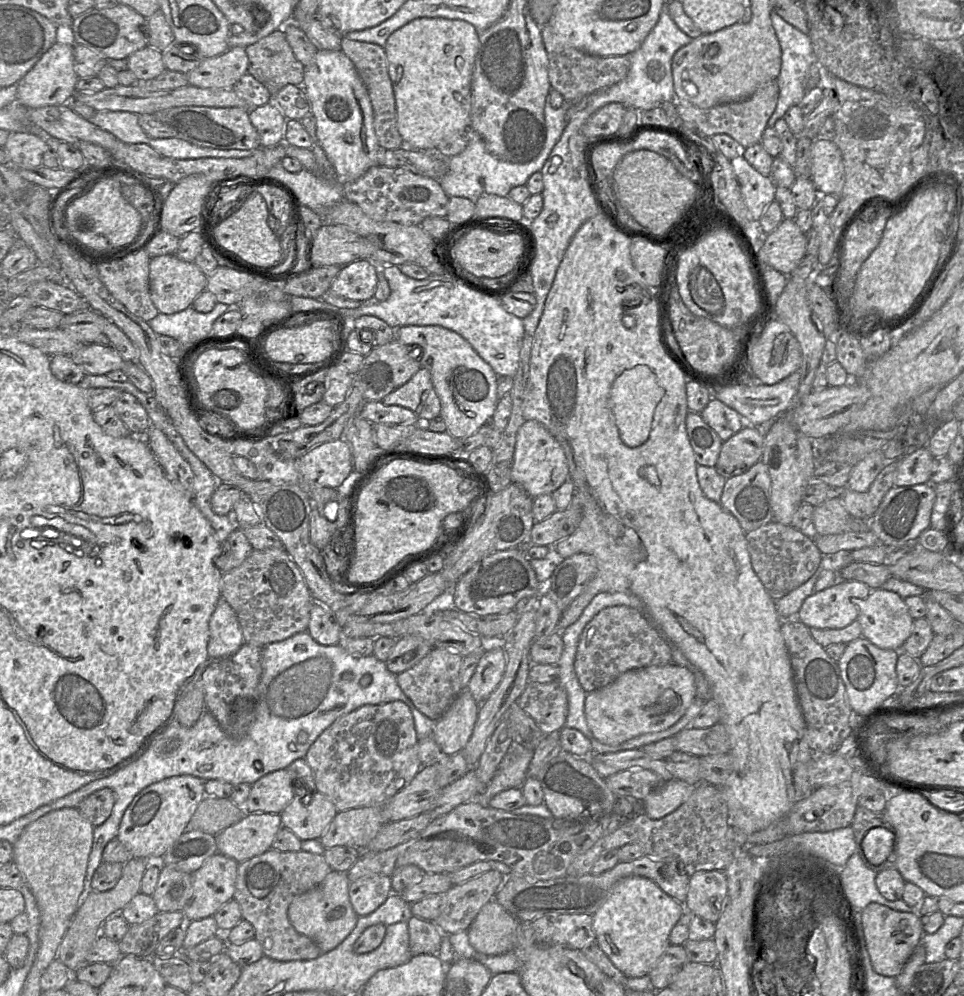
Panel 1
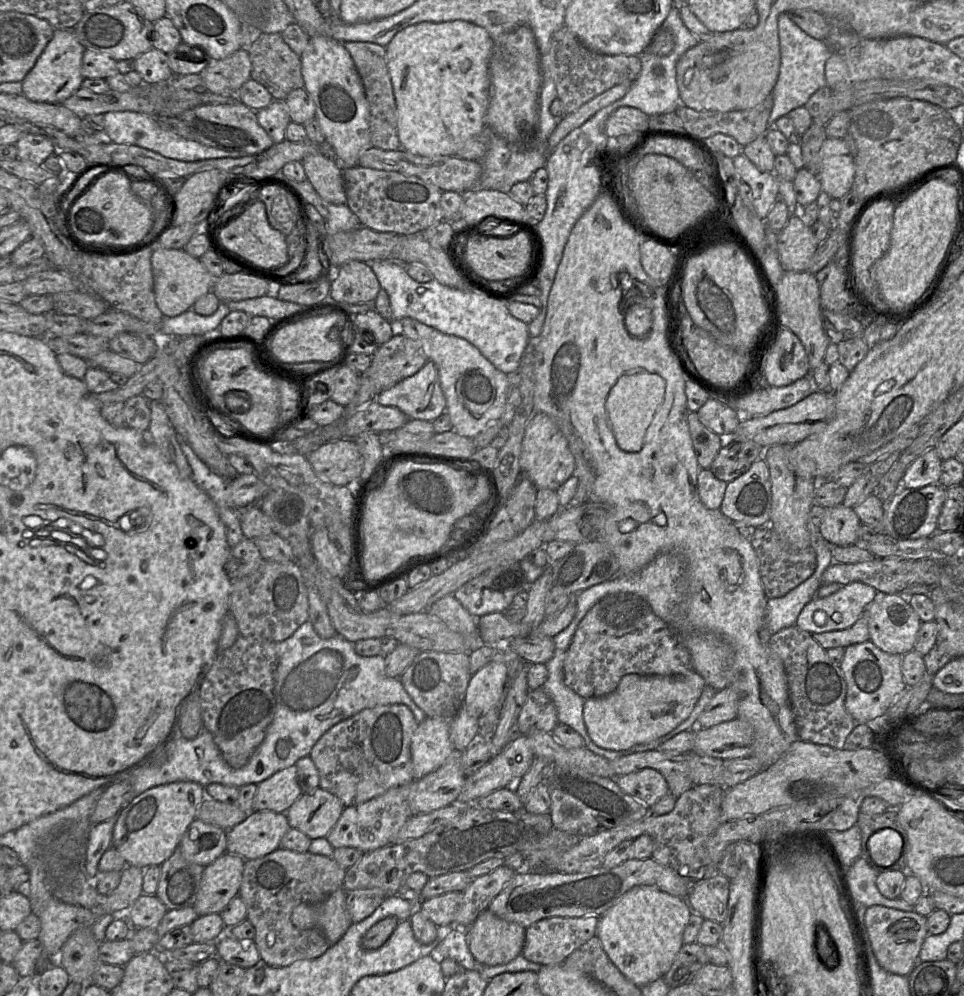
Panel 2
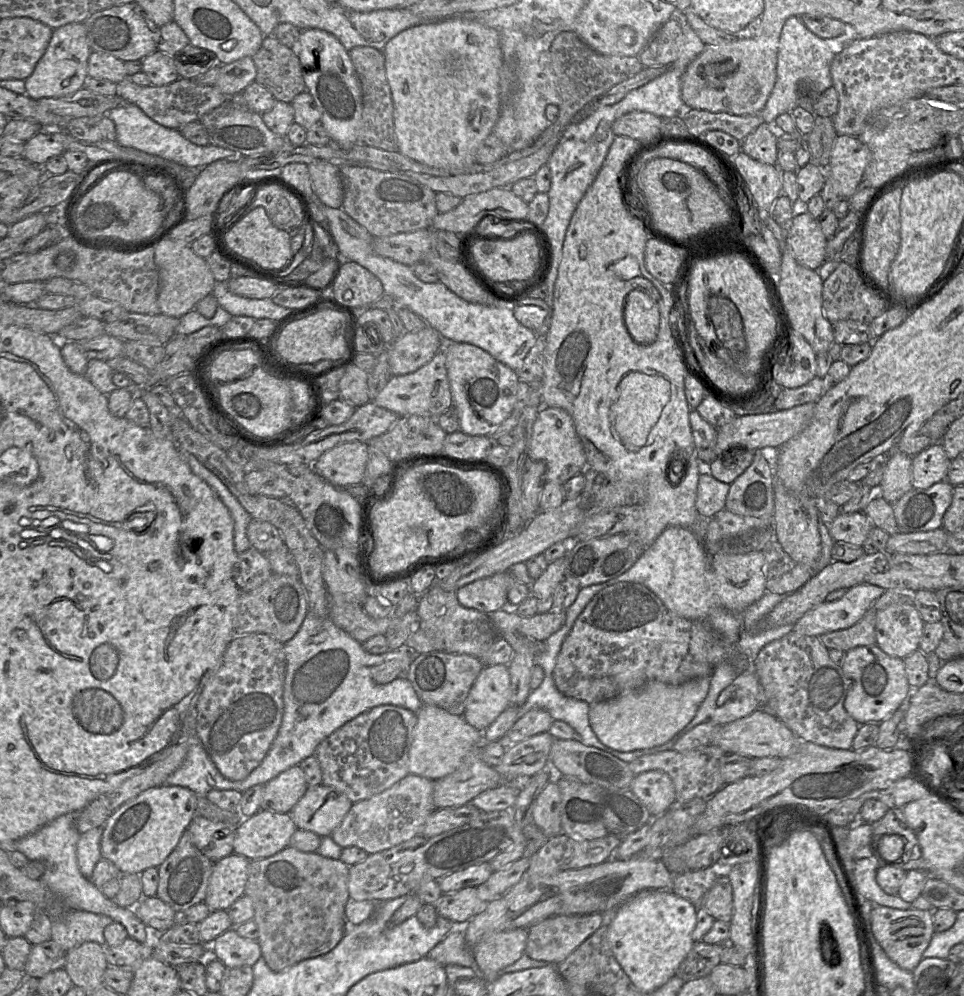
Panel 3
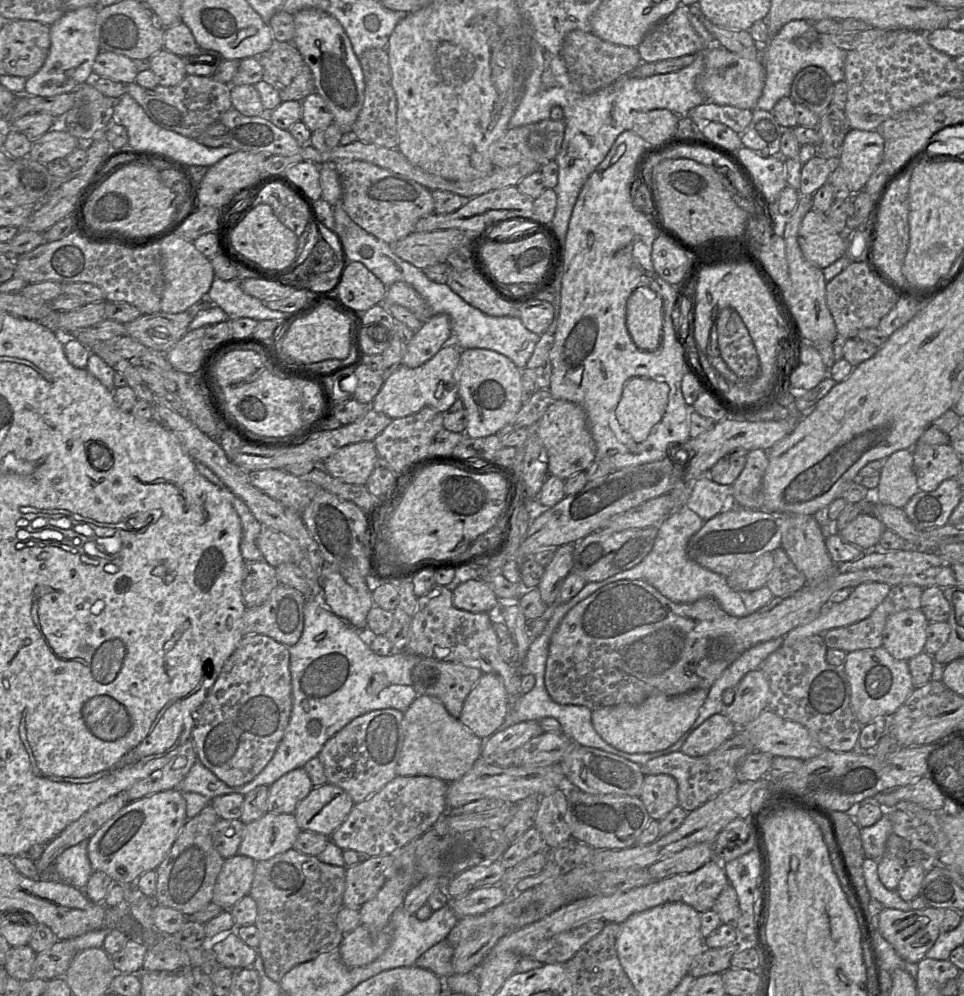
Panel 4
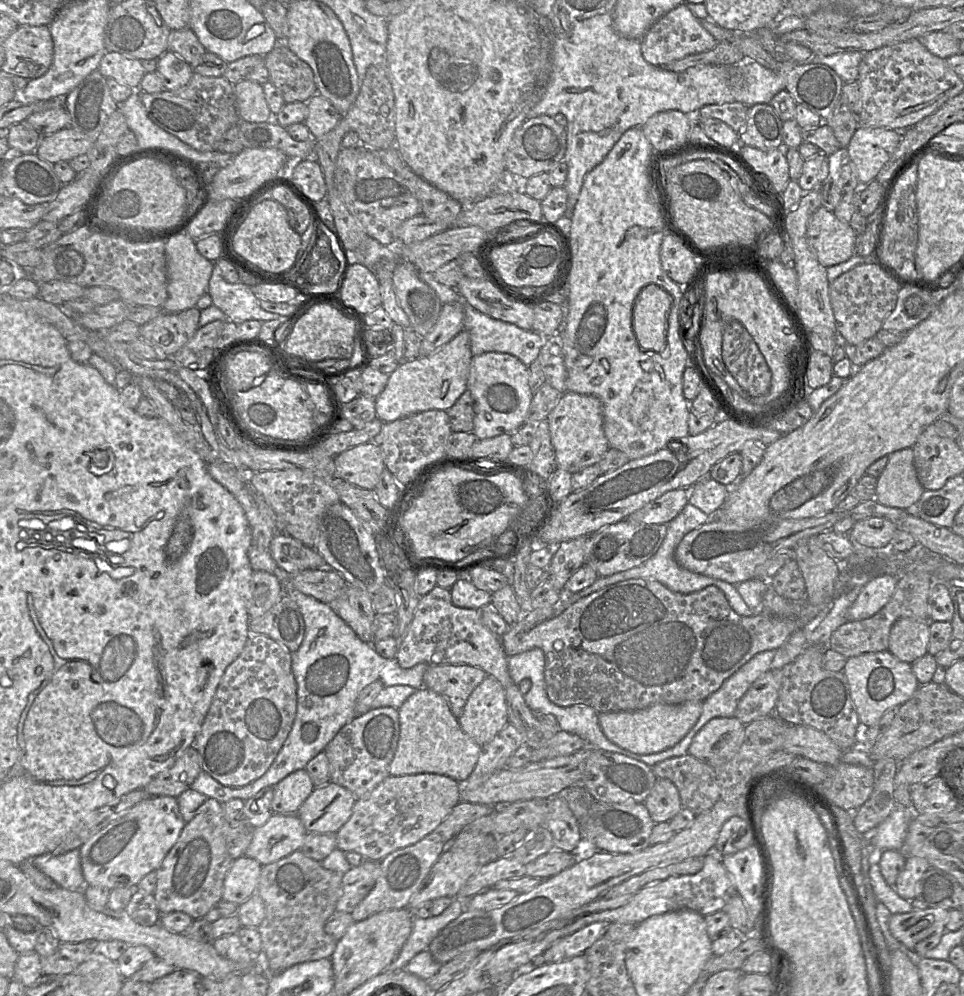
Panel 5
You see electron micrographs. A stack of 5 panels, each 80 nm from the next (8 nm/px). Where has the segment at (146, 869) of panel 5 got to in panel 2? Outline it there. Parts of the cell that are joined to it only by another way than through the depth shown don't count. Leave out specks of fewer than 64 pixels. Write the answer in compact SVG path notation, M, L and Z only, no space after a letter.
M190 781L159 785L144 791L118 813L112 847L120 853L127 865L142 869L161 866L178 848L184 833L196 819L204 799L205 788Z

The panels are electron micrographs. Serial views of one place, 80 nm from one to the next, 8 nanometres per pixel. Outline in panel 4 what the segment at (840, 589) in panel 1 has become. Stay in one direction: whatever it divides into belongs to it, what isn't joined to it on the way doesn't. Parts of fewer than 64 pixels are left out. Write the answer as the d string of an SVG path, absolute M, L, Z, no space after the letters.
M882 582L856 586L846 600L840 603L828 602L813 621L790 630L783 636L783 645L793 644L813 635L823 635L828 630L864 620L886 598L890 589L890 585Z

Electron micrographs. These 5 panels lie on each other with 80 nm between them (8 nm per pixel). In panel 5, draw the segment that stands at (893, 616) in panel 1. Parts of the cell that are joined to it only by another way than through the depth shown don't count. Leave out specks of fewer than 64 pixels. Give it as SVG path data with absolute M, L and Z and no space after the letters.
M908 617L897 620L890 630L888 651L909 664L923 657L928 653L929 622Z

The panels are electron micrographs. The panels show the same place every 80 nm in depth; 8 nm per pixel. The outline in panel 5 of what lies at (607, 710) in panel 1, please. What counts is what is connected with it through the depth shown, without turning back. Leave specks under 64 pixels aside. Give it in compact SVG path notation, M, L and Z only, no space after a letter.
M703 701L681 704L655 704L637 711L616 711L598 714L600 727L606 737L621 748L635 754L653 754L676 745L697 722Z

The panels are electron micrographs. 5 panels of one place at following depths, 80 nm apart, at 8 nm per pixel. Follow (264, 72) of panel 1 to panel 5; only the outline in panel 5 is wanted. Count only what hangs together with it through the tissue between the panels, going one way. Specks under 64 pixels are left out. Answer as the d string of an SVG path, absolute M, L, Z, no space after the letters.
M278 38L276 39L274 48L264 55L264 65L269 71L270 82L281 91L285 103L307 102L312 96L317 94L317 87L311 67L299 59Z

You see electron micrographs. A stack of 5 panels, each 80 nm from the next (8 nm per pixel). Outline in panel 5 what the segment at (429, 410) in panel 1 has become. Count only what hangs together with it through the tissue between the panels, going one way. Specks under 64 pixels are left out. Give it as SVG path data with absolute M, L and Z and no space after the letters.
M462 330L432 354L401 362L375 399L377 418L386 423L427 410L447 411L467 389L472 357L469 333Z

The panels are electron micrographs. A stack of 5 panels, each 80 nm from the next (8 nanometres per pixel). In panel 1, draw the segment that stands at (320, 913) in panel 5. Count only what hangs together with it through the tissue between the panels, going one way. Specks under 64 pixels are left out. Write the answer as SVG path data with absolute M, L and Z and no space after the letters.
M271 848L239 863L234 899L241 908L242 919L254 927L254 938L261 944L263 955L278 961L291 961L314 959L322 953L314 941L292 926L288 907L295 896L320 884L331 871L323 854L303 850L279 851Z

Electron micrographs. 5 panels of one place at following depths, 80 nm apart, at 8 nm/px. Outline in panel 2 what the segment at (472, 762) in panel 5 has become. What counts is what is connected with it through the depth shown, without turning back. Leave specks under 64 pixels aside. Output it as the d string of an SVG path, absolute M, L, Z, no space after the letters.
M426 717L417 725L411 744L414 780L439 768L455 750L450 740L450 720Z

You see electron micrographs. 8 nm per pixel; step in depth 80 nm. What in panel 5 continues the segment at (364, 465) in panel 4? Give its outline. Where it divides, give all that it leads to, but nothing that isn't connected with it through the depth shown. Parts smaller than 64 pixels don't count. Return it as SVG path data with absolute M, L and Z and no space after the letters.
M373 441L352 447L336 457L337 476L358 487L373 490L386 469L381 448Z

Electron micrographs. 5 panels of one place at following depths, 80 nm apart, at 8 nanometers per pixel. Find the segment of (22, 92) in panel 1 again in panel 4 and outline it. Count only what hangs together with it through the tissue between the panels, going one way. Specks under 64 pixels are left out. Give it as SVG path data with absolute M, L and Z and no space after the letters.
M98 6L72 10L50 25L51 45L48 56L40 70L27 78L25 95L49 97L70 93L80 85L91 81L93 64L101 51L96 32L98 10Z

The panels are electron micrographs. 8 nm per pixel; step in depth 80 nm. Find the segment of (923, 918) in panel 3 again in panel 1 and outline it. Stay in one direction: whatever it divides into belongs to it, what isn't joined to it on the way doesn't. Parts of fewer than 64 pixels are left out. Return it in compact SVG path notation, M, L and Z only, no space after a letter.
M871 902L862 911L862 926L866 947L874 970L883 976L898 976L923 936L920 914L893 910Z

